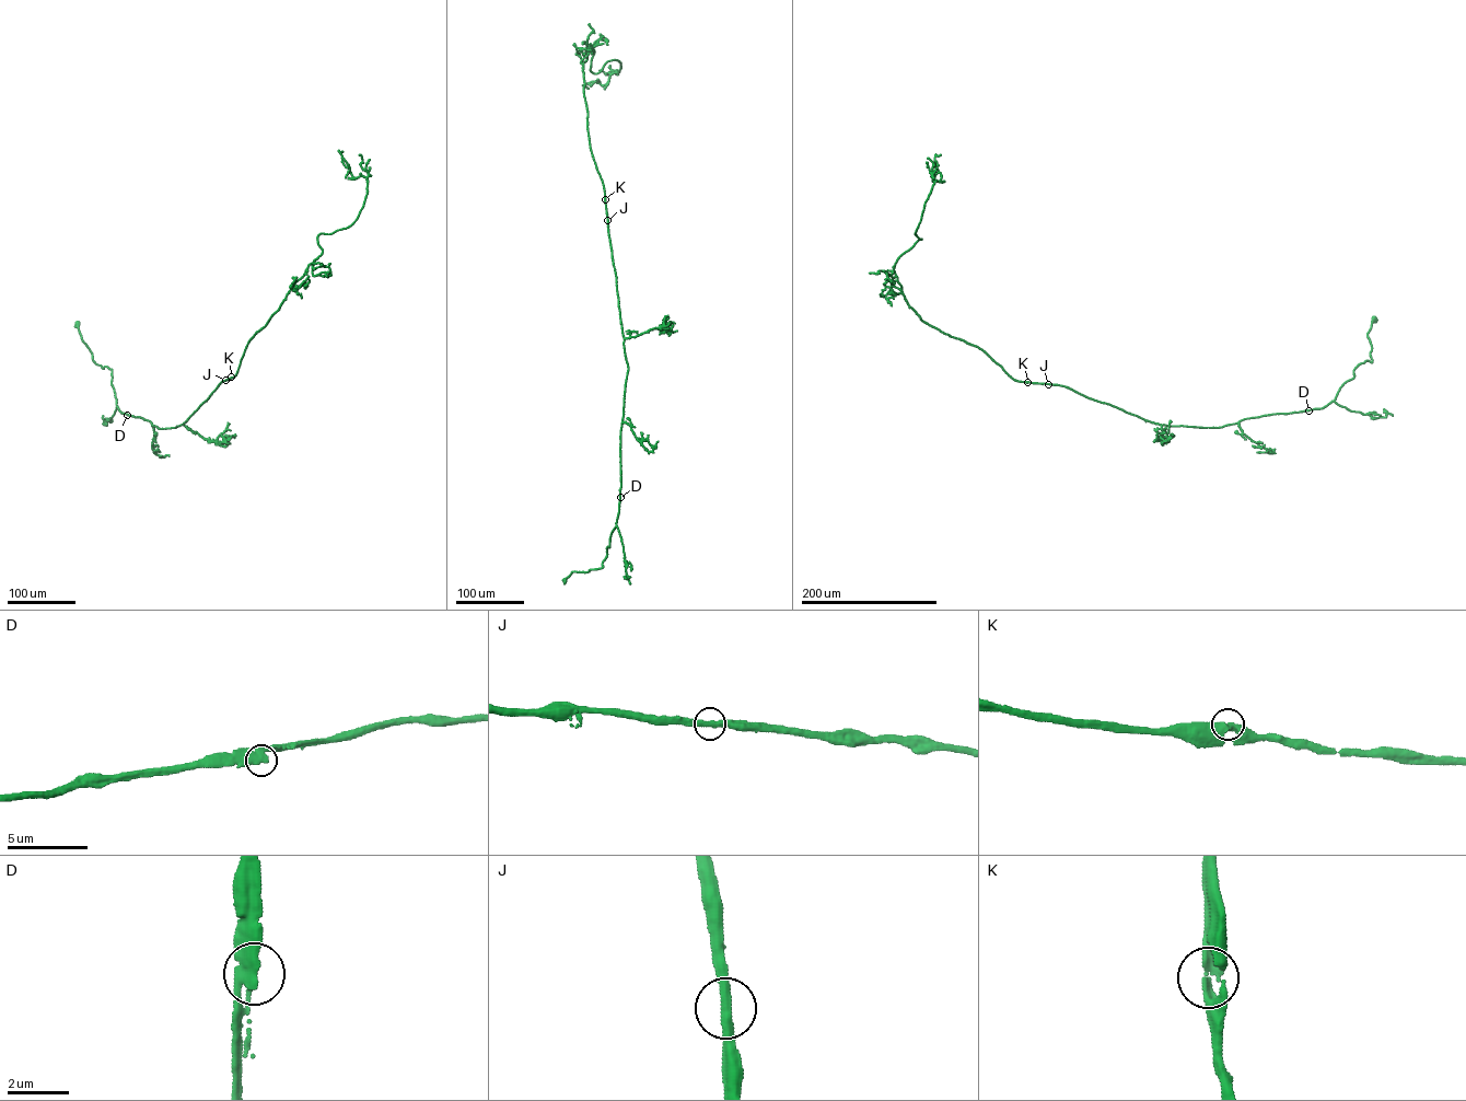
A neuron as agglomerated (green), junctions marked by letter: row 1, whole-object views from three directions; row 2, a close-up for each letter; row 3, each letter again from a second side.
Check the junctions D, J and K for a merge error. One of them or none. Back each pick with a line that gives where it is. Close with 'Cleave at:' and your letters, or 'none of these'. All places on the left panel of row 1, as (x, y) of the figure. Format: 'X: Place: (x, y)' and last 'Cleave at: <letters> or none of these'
Cleave at: none of these

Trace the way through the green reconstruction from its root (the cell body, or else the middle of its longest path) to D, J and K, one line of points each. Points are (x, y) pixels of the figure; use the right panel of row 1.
D: (1373, 319), (1368, 335), (1372, 362), (1356, 368), (1353, 377), (1334, 401), (1309, 410)
J: (1373, 319), (1368, 335), (1372, 361), (1358, 366), (1335, 398), (1321, 408), (1218, 427), (1168, 426), (1048, 384)
K: (1373, 319), (1372, 361), (1356, 368), (1334, 401), (1221, 427), (1160, 425), (1065, 386), (1027, 382)

